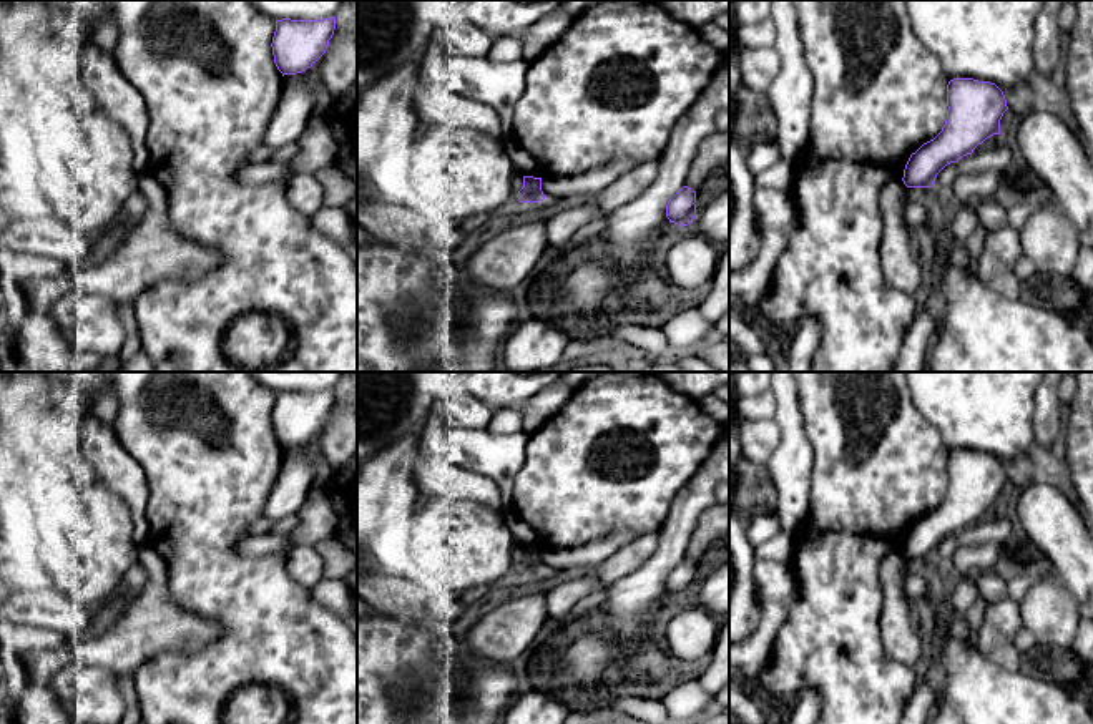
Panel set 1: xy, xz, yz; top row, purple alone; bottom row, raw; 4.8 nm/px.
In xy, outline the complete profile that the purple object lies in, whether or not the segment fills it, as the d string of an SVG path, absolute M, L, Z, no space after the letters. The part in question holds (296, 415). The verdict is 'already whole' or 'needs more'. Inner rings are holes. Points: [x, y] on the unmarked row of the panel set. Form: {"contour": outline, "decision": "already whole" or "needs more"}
{"contour": "M336 389L324 392L276 392L272 427L277 442L284 447L302 445L327 422L336 402Z", "decision": "already whole"}

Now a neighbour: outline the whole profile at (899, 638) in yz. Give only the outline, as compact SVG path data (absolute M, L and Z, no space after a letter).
M890 551L879 565L879 583L884 594L880 611L880 641L884 651L907 666L914 666L920 656L920 639L912 626L904 580L910 573L909 560L902 551Z

